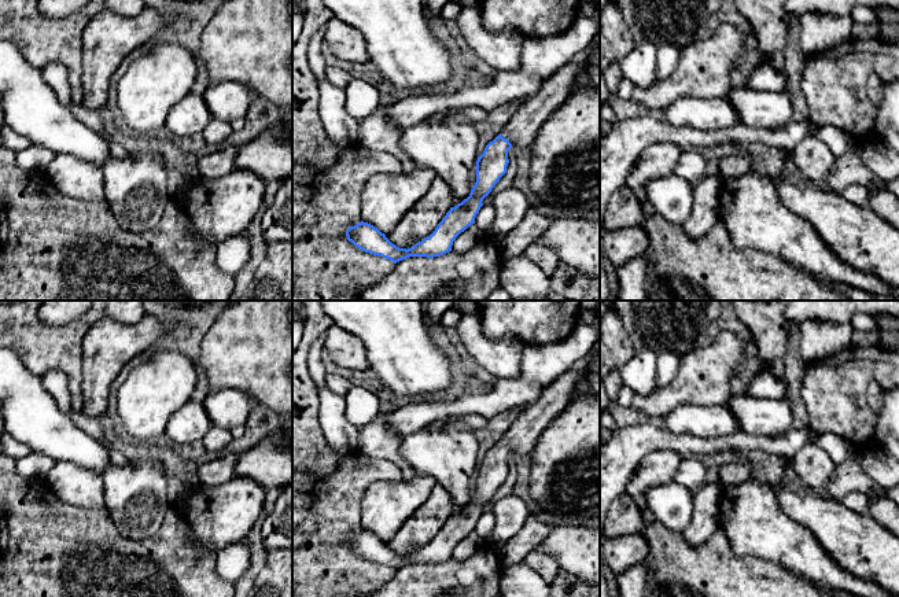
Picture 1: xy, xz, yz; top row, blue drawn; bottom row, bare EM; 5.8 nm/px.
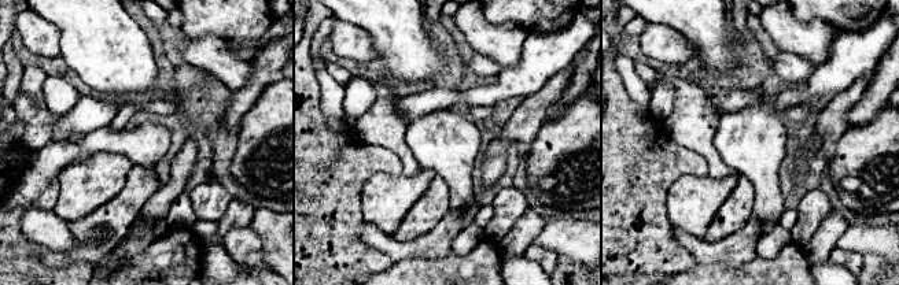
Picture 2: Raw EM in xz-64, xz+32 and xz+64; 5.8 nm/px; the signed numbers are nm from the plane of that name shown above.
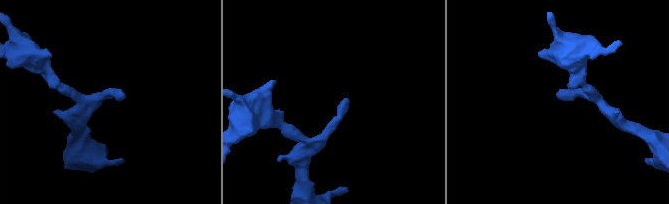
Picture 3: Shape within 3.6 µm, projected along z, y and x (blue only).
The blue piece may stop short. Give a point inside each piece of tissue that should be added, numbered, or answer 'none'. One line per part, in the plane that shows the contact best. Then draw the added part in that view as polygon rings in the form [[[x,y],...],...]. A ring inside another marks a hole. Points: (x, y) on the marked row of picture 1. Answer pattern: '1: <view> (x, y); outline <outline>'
1: xz (522, 129); outline [[[586,54],[553,73],[534,96],[519,106],[500,132],[512,147],[531,147],[542,125],[576,88],[585,58]]]

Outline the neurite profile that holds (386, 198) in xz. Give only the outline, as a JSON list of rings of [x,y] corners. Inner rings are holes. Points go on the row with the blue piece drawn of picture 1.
[[[416,165],[410,173],[379,173],[368,178],[361,196],[360,217],[390,233],[399,220],[430,189],[435,172]]]

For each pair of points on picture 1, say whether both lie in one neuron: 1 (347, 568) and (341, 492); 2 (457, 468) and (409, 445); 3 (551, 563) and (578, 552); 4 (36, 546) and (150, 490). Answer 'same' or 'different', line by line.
1: same
2: same
3: different
4: different

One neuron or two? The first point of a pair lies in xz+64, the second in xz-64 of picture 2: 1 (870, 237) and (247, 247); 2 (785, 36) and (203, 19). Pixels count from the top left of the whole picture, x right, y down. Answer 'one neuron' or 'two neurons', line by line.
1: two neurons
2: two neurons

